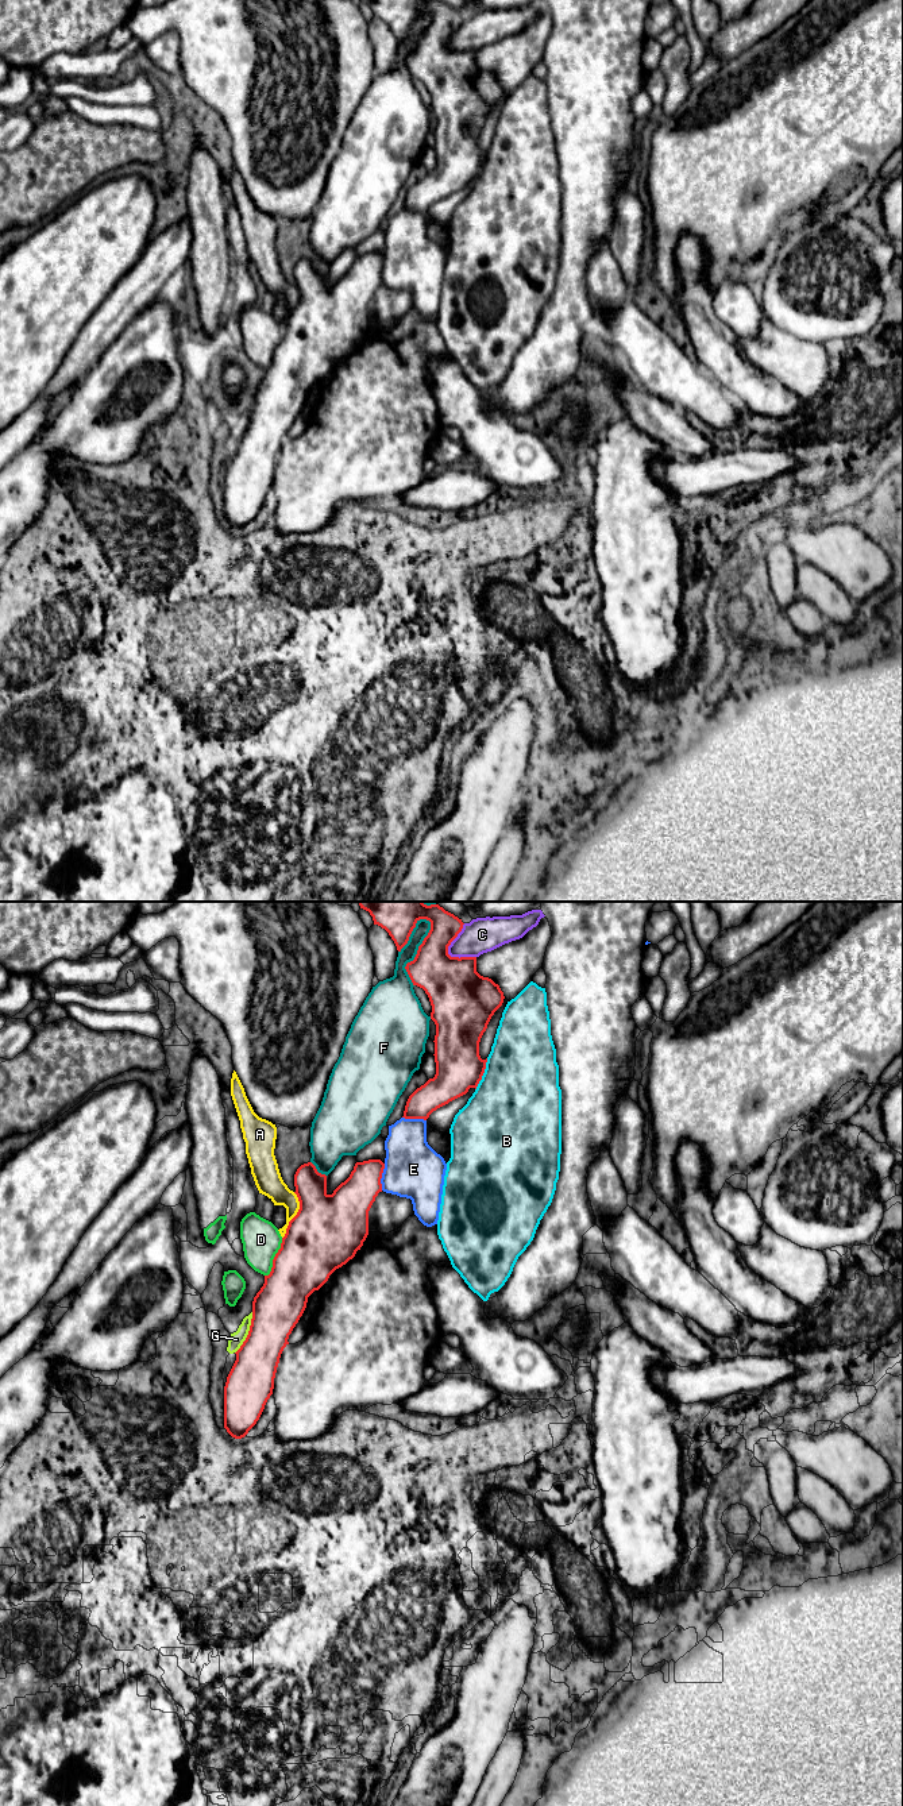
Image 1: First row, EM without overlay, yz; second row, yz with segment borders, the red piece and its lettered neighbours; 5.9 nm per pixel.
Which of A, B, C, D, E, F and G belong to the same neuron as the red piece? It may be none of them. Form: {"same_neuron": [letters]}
{"same_neuron": []}

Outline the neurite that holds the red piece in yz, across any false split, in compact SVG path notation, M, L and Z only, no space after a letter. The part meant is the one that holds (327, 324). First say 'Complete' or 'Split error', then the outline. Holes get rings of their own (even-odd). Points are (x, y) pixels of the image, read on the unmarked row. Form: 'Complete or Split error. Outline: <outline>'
Complete. Outline: M381 252L356 255L350 270L332 288L327 286L327 269L319 266L312 255L297 262L294 286L300 302L289 314L271 364L265 368L265 377L254 390L250 424L235 445L236 454L224 479L224 521L232 530L244 530L259 513L273 487L281 447L306 401L308 390L363 339L368 328L368 304L382 285L383 262L385 256Z

